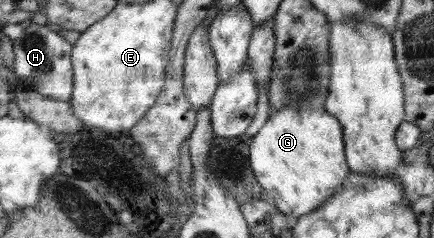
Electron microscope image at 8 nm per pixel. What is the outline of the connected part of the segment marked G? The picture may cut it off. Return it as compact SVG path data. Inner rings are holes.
M324 107L273 109L261 129L252 136L250 166L257 183L273 195L275 208L294 221L321 208L350 175L343 126Z

